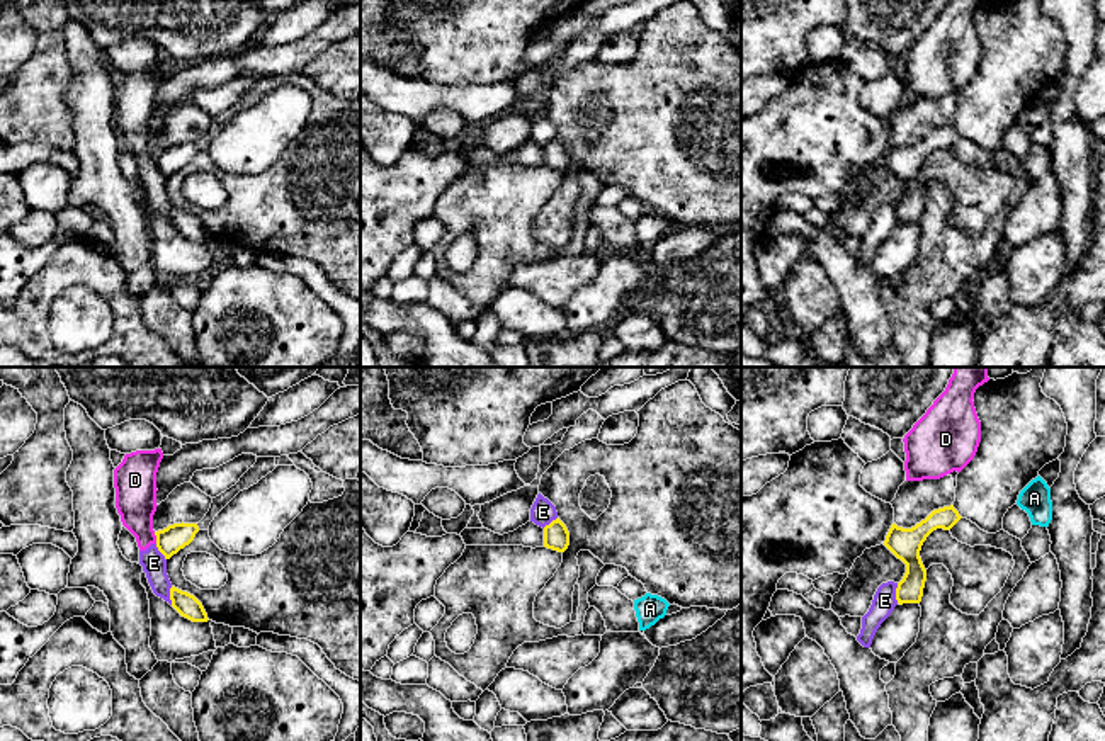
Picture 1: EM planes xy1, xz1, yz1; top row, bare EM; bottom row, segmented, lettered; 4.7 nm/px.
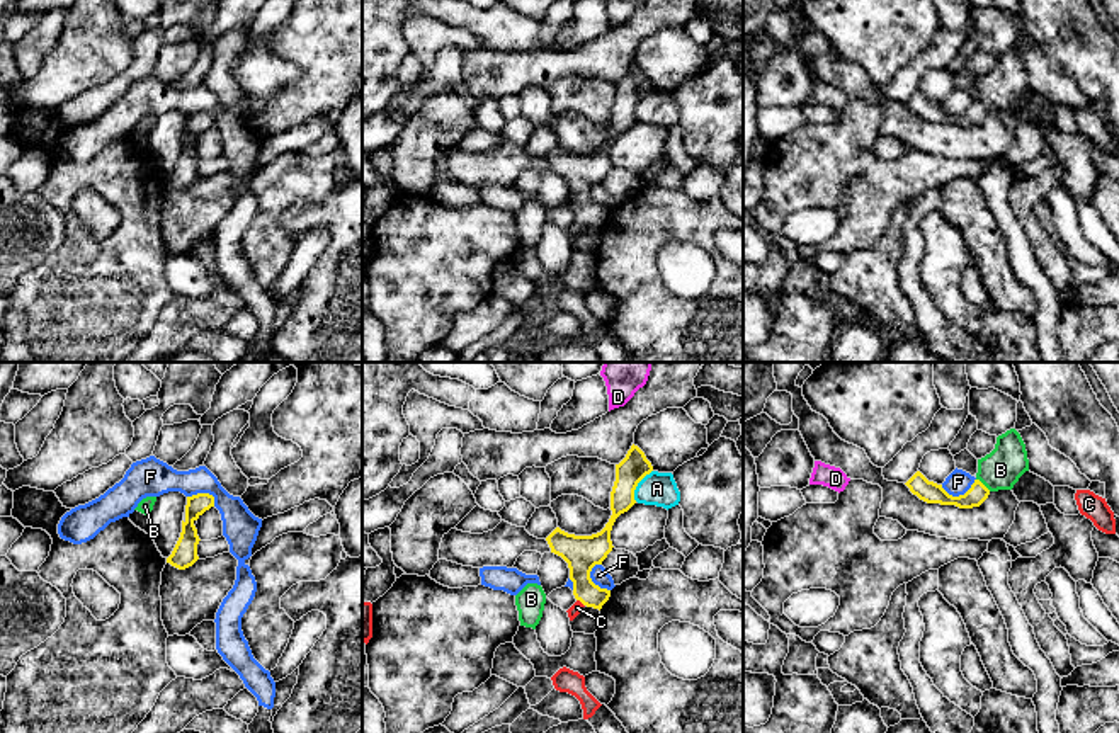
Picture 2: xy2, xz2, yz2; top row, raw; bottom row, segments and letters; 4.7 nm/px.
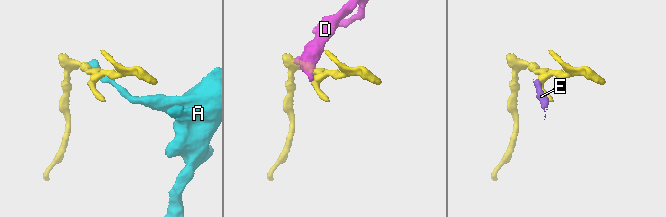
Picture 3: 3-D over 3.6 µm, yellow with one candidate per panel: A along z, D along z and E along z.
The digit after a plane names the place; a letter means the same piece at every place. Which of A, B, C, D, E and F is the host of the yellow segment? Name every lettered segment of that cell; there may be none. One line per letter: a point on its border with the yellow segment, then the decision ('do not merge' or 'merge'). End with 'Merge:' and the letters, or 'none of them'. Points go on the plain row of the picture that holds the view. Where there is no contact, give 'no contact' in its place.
A: xz2 (636, 104) | do not merge
B: yz2 (982, 102) | do not merge
C: xz2 (580, 220) | merge
D: xy1 (157, 157) | do not merge
E: yz1 (896, 213) | do not merge
F: xz2 (590, 199) | do not merge
Merge: C

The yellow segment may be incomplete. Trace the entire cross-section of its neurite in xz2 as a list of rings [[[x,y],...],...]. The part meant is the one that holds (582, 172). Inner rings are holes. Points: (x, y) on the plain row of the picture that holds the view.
[[[631,65],[626,77],[616,83],[616,100],[611,111],[612,134],[605,146],[592,155],[575,155],[556,146],[548,156],[551,172],[561,175],[570,187],[573,201],[573,214],[577,221],[566,230],[573,240],[583,226],[602,228],[609,219],[611,209],[600,207],[590,197],[595,184],[602,184],[612,170],[611,150],[616,138],[628,131],[634,122],[634,109],[638,102],[653,90],[651,82],[638,65]]]

